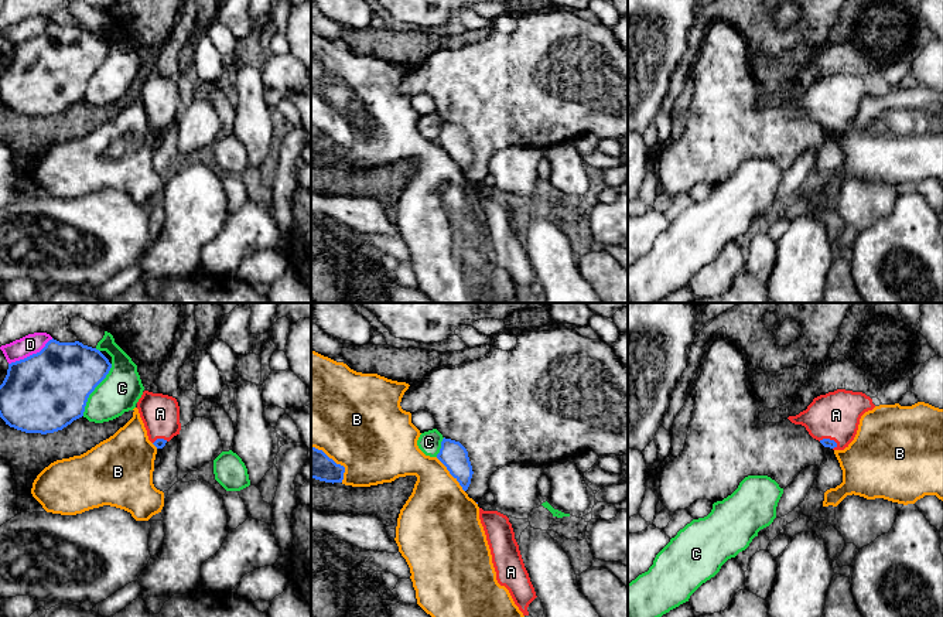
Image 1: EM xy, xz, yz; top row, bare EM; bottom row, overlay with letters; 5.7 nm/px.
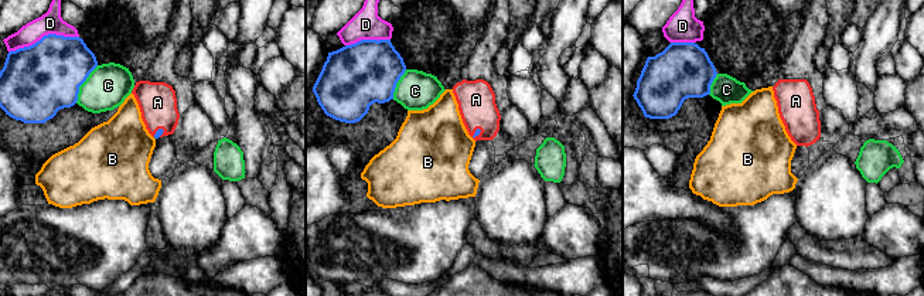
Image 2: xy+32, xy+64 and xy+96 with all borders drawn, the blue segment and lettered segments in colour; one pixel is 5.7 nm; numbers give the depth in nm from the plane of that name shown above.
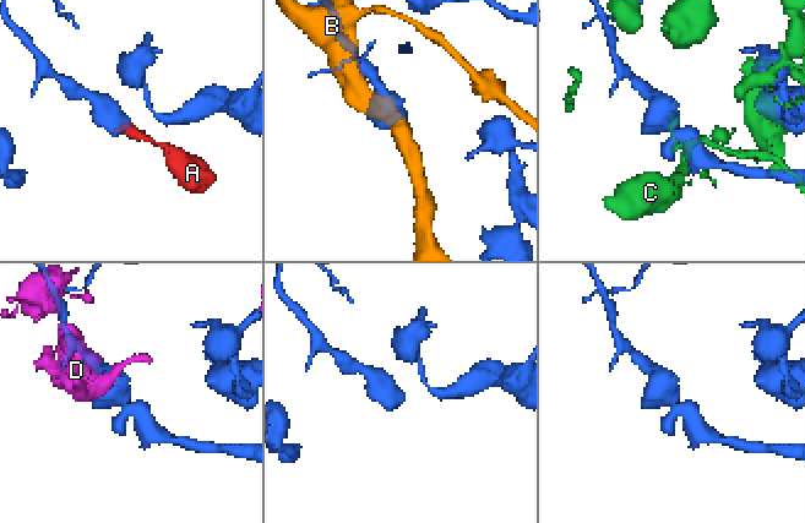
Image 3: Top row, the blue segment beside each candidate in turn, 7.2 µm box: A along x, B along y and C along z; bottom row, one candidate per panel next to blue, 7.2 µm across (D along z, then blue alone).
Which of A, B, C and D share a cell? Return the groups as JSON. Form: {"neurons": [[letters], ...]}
{"neurons": [["A"], ["B"], ["C"], ["D"]]}

